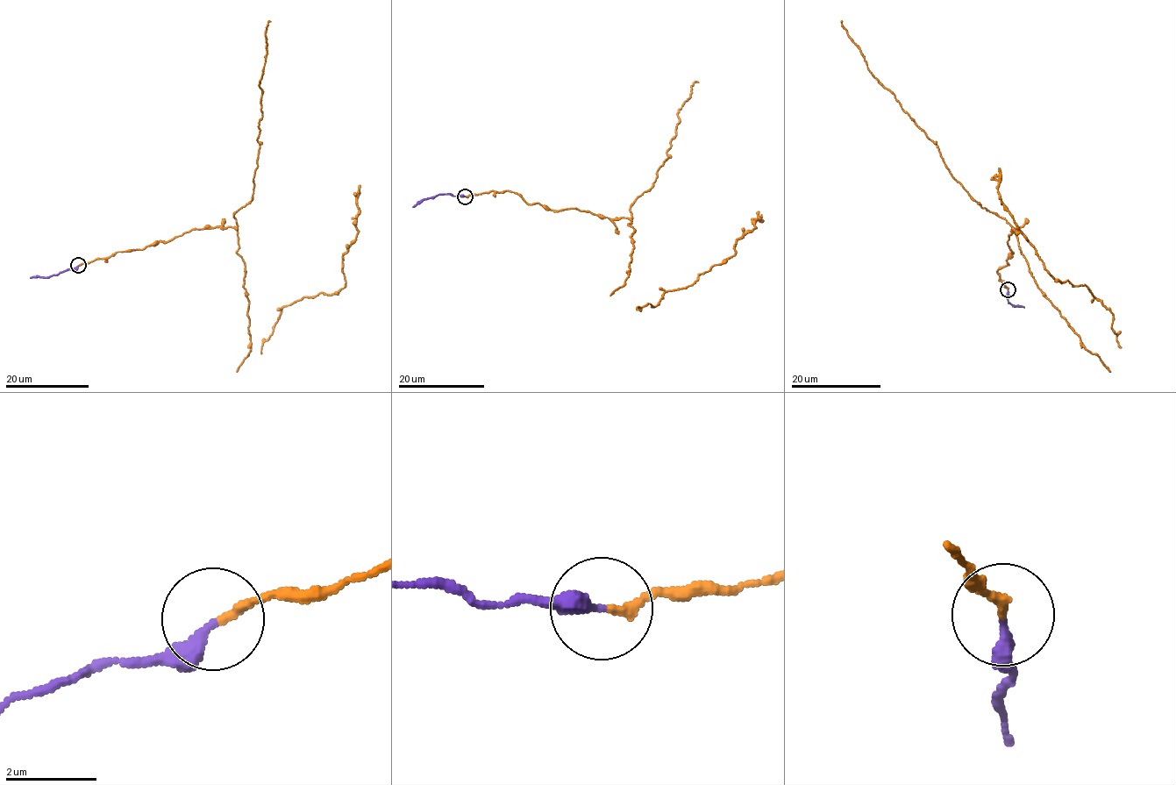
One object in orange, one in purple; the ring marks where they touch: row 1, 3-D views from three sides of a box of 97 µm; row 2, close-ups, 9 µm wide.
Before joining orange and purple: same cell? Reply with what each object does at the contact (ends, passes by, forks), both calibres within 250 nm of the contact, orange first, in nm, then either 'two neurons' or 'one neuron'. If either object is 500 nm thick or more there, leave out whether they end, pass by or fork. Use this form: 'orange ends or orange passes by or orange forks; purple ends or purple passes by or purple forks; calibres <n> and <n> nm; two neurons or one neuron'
orange ends; purple ends; calibres 200 and 240 nm; one neuron

